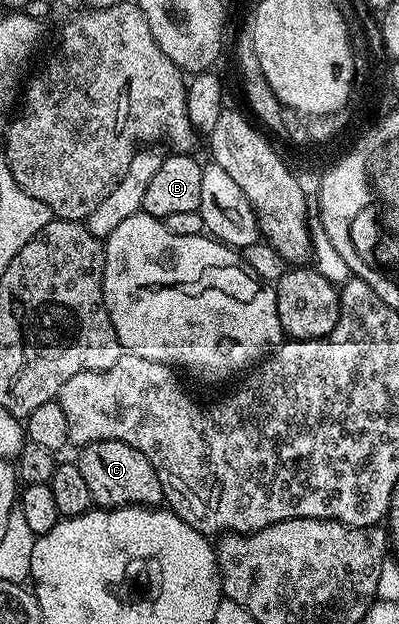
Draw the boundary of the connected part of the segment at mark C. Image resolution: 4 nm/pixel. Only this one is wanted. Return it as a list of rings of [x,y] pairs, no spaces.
[[[91,441],[78,450],[77,464],[89,486],[92,502],[101,509],[121,509],[125,505],[159,507],[164,504],[161,479],[153,471],[153,463],[129,443],[120,441]]]

